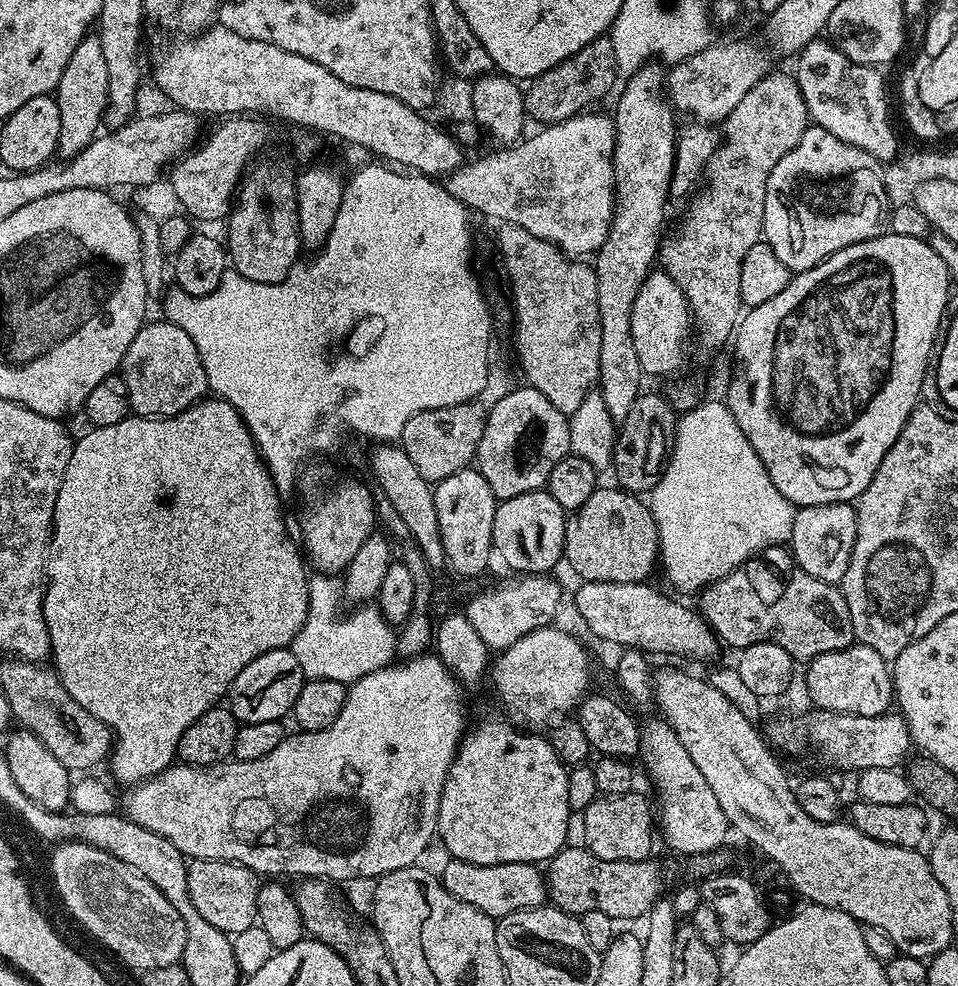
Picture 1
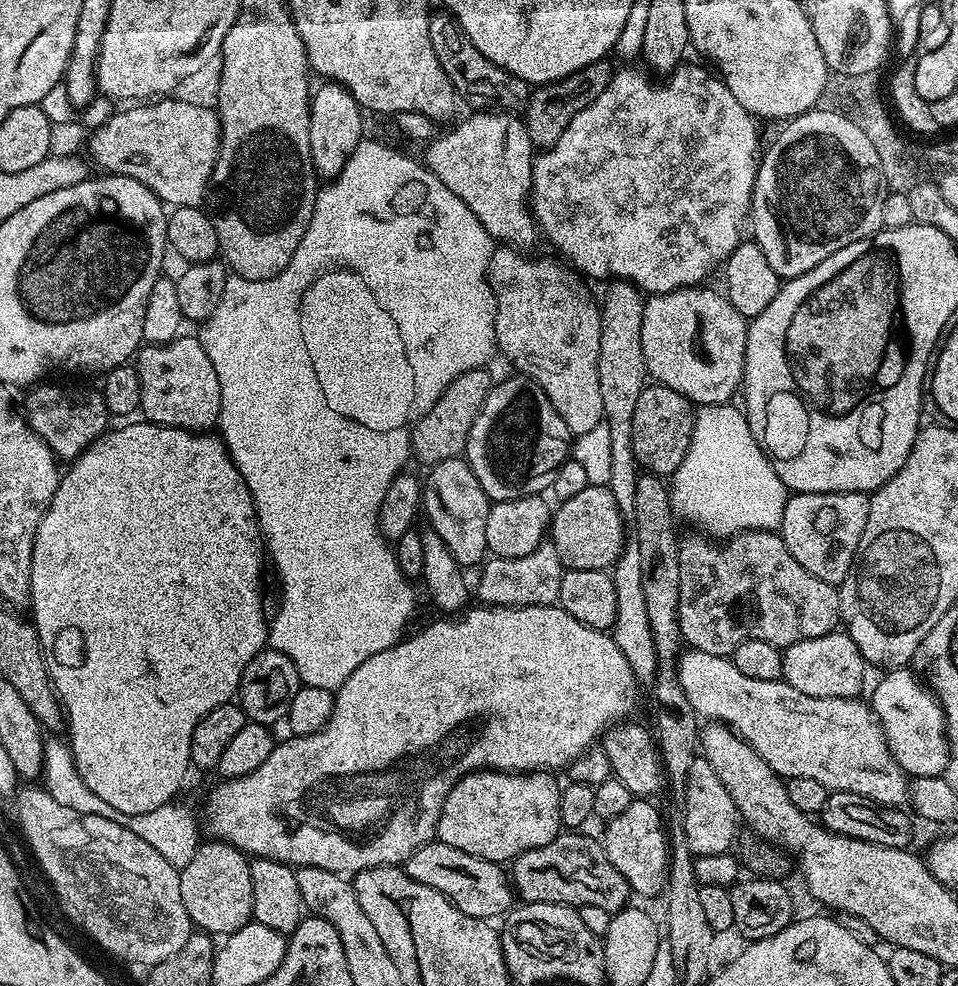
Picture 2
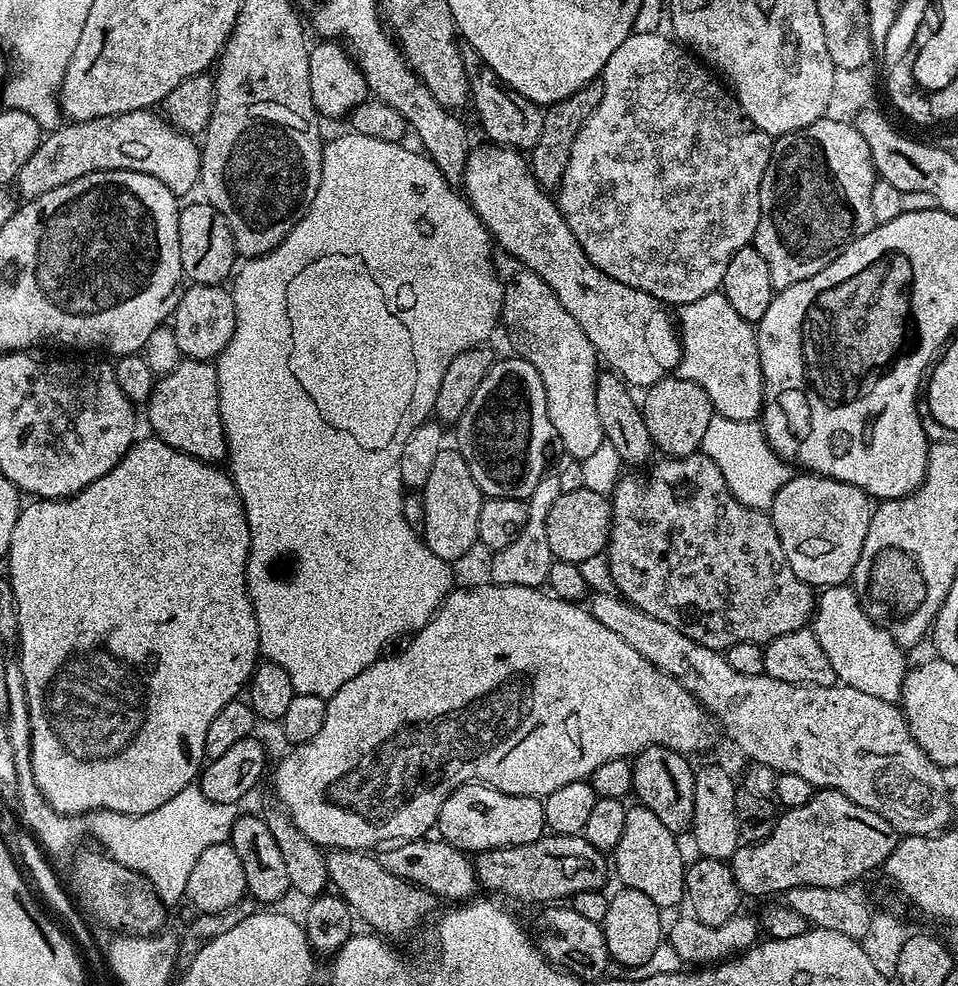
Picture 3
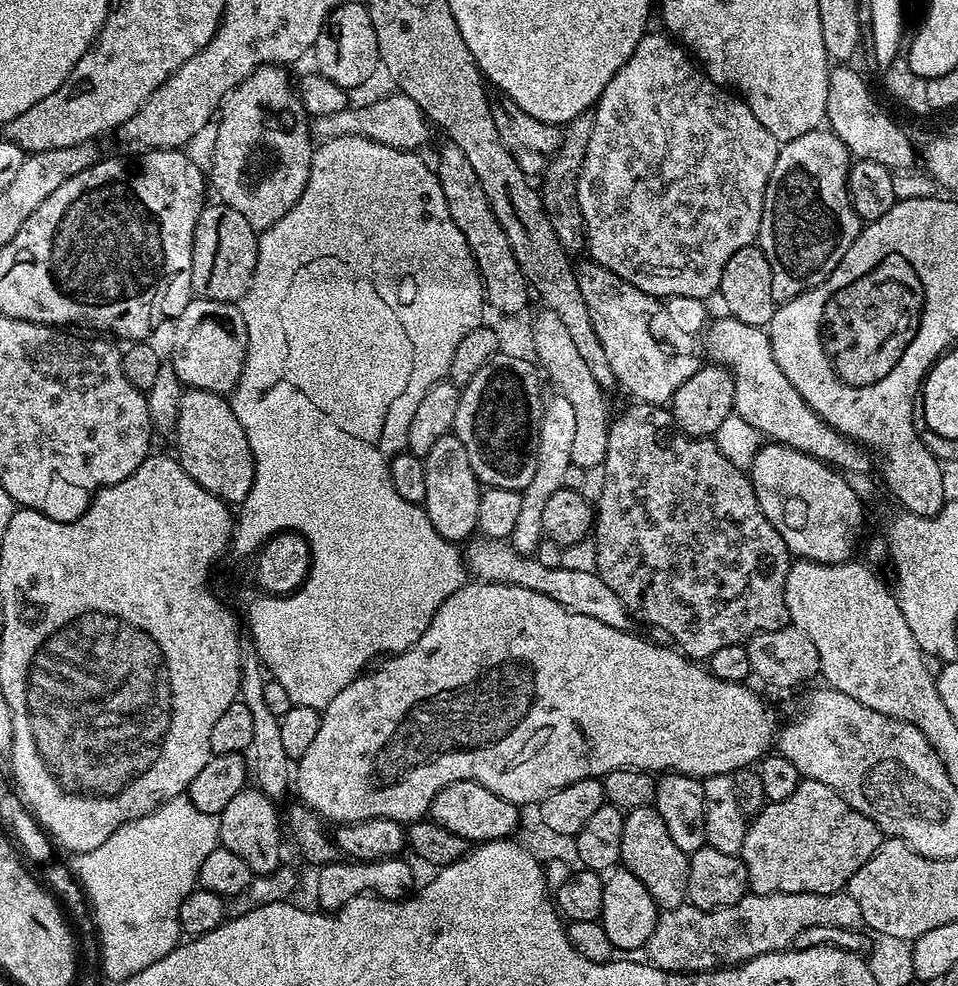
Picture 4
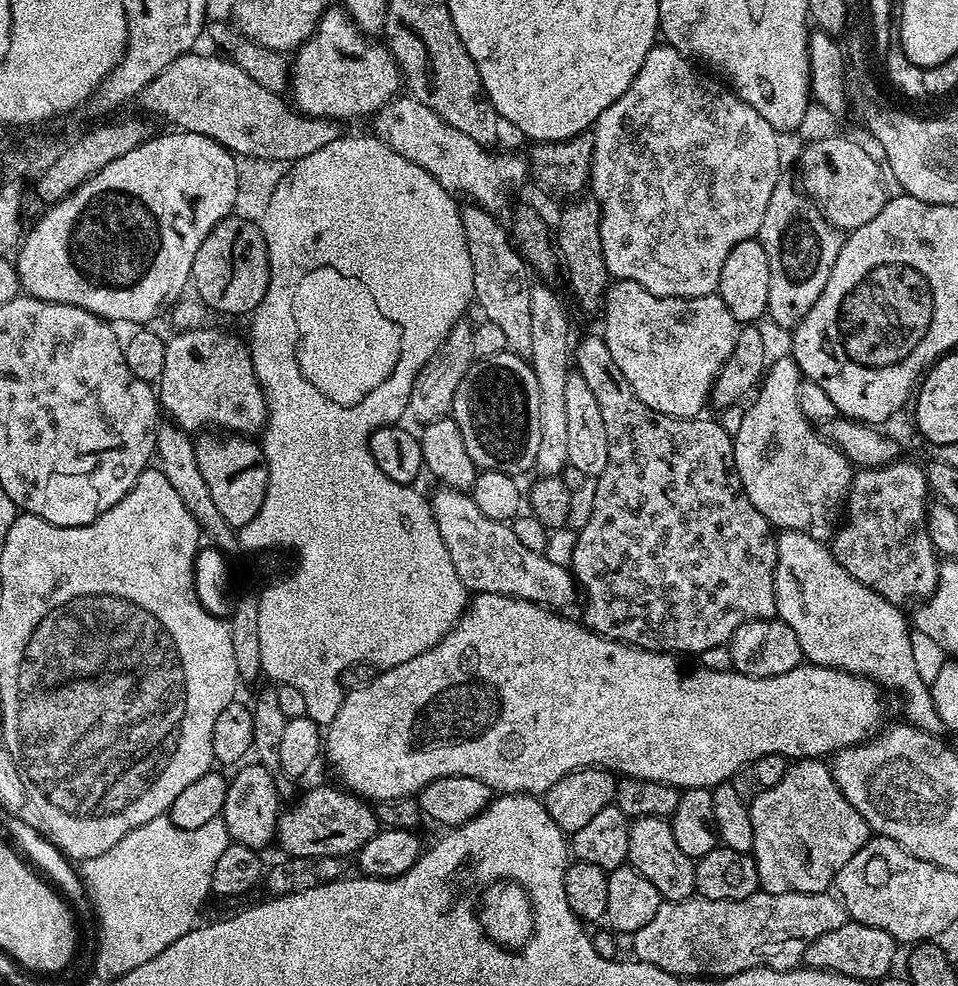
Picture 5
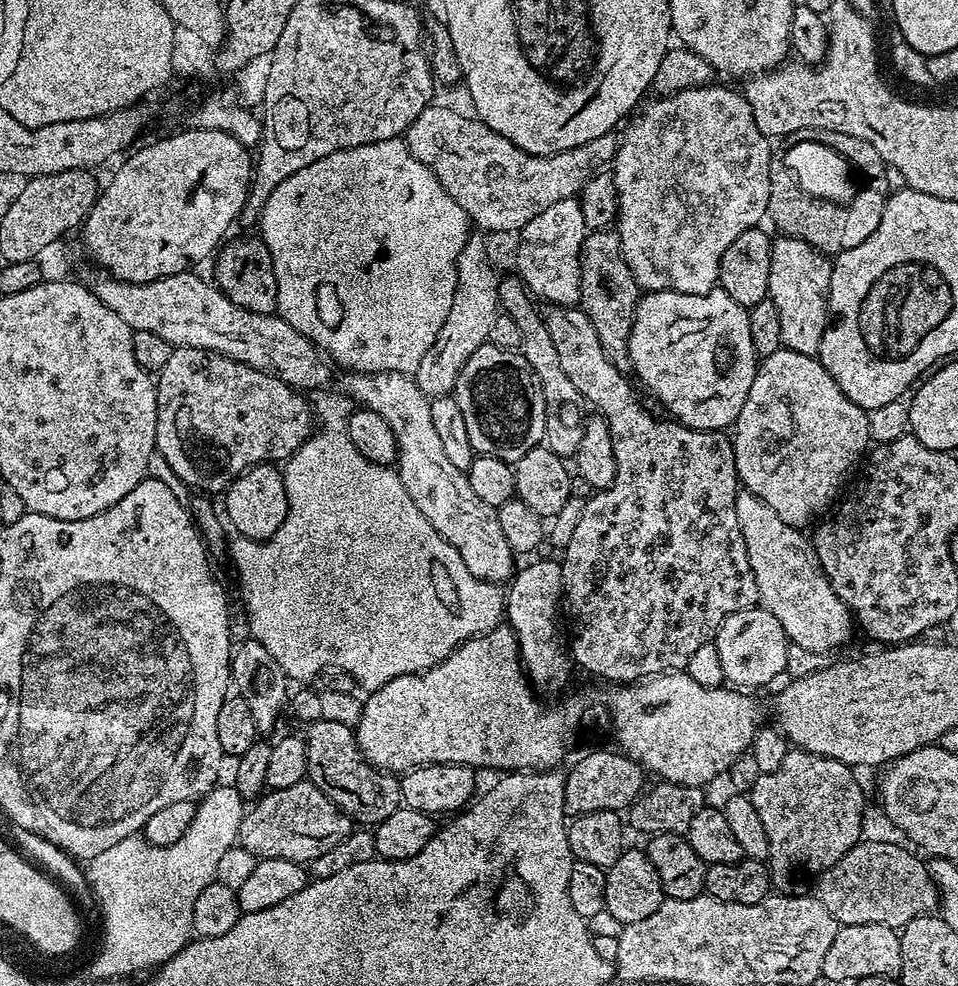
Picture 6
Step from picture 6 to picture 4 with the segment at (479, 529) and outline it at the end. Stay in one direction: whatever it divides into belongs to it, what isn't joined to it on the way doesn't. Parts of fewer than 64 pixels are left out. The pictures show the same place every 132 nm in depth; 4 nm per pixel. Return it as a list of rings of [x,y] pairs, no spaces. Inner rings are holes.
[[[476,538],[467,545],[466,564],[473,577],[490,584],[513,584],[522,586],[526,590],[534,590],[538,594],[546,594],[546,598],[554,598],[566,610],[574,614],[586,614],[586,618],[598,618],[598,622],[606,622],[606,626],[614,626],[614,630],[629,631],[634,624],[633,617],[628,608],[602,582],[602,578],[594,570],[588,572],[584,568],[551,568],[542,566],[542,562],[536,560],[535,555],[523,556],[518,550],[514,550],[511,543],[502,540],[490,540],[487,538]]]

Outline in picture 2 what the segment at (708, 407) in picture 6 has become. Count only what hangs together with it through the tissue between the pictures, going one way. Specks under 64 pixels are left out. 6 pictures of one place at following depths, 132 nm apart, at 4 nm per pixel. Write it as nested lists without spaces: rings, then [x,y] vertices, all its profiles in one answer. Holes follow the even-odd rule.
[[[476,110],[448,133],[437,135],[422,155],[424,167],[458,194],[493,241],[517,250],[532,250],[542,233],[532,217],[532,161],[534,145],[519,115]]]

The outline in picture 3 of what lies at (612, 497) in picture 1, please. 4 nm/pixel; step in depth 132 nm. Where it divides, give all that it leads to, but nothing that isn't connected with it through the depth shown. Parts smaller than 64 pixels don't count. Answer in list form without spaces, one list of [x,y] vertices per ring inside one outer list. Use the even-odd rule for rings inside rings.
[[[582,487],[578,490],[569,493],[561,493],[558,502],[554,502],[554,506],[550,506],[550,514],[546,514],[546,539],[550,541],[550,550],[556,560],[562,562],[570,562],[571,564],[578,564],[581,566],[587,565],[587,560],[592,560],[596,555],[603,553],[608,547],[608,539],[610,538],[610,530],[612,529],[612,502],[607,495],[602,493],[595,493],[592,490]]]

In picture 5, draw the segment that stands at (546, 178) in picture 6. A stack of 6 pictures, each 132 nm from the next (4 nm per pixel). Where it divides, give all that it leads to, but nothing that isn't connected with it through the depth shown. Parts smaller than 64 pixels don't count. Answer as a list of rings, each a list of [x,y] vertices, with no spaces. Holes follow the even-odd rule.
[[[411,94],[397,95],[396,99],[385,106],[382,111],[376,113],[371,117],[370,125],[372,124],[371,131],[378,137],[383,144],[390,146],[390,150],[394,150],[398,154],[402,154],[402,158],[406,158],[406,162],[414,162],[414,166],[422,166],[422,170],[426,170],[426,174],[430,174],[441,184],[444,189],[450,193],[455,194],[457,197],[463,198],[465,201],[471,202],[479,207],[485,208],[487,212],[493,214],[500,214],[500,211],[507,206],[512,200],[512,188],[520,188],[524,184],[524,179],[527,181],[530,176],[530,165],[523,155],[511,156],[508,152],[492,152],[496,150],[489,150],[485,145],[474,142],[474,138],[468,137],[466,134],[462,134],[462,130],[454,130],[454,126],[450,126],[446,121],[440,117],[434,110],[430,110],[430,106],[422,106],[422,102],[418,102]]]

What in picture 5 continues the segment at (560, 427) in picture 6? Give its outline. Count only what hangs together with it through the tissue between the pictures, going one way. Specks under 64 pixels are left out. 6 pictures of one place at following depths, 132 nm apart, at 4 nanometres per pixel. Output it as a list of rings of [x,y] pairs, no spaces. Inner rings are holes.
[[[471,202],[460,209],[462,228],[466,234],[466,250],[470,250],[470,266],[474,270],[475,303],[480,304],[483,319],[494,322],[506,334],[509,349],[525,358],[532,354],[530,334],[530,290],[533,281],[528,280],[530,269],[524,262],[515,243],[510,239],[507,227],[499,224],[497,217],[485,208]]]

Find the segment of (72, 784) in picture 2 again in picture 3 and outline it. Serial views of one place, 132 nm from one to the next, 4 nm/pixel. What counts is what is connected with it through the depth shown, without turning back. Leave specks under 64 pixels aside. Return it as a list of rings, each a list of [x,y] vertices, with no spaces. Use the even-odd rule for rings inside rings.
[[[9,662],[6,666],[6,694],[10,694],[6,723],[14,748],[14,766],[18,770],[15,803],[20,804],[19,822],[36,838],[43,851],[52,858],[64,856],[77,842],[78,836],[88,831],[112,859],[130,870],[141,872],[152,883],[165,905],[172,906],[179,900],[183,901],[186,881],[190,878],[190,870],[194,870],[194,862],[198,862],[199,856],[210,850],[210,846],[229,843],[238,815],[237,805],[210,802],[210,798],[206,798],[198,786],[189,786],[178,790],[170,802],[162,802],[158,810],[150,810],[150,814],[135,816],[105,808],[73,817],[55,812],[36,788],[32,773],[30,710],[26,702],[26,682],[19,663]]]

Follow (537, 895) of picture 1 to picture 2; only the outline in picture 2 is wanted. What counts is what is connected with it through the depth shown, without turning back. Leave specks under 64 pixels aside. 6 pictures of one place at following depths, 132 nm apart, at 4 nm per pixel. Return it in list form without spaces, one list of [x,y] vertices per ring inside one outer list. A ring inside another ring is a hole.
[[[439,842],[423,844],[414,850],[414,854],[410,854],[402,867],[407,876],[414,878],[414,882],[422,882],[422,886],[438,890],[451,904],[458,906],[462,914],[491,921],[492,916],[503,917],[513,907],[514,889],[509,873],[486,858],[474,858],[474,854],[466,854],[466,850],[454,850],[454,846]]]

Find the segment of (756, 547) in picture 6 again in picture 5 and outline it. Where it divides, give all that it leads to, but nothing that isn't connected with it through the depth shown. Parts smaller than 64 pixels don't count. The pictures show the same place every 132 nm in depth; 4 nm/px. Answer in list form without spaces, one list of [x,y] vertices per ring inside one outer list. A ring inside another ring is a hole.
[[[781,531],[776,538],[776,549],[778,550],[778,562],[776,563],[776,611],[779,619],[786,622],[786,626],[790,626],[790,630],[794,630],[794,634],[798,634],[798,646],[802,646],[804,651],[804,660],[810,664],[821,664],[827,668],[836,668],[839,672],[849,672],[852,676],[862,676],[865,680],[872,681],[873,684],[881,689],[889,688],[892,692],[900,695],[900,704],[904,707],[903,719],[911,724],[914,728],[919,728],[922,732],[930,732],[933,734],[941,731],[942,725],[938,718],[938,713],[934,708],[934,699],[931,698],[931,690],[929,685],[922,680],[918,674],[917,667],[914,666],[913,651],[911,650],[911,636],[909,621],[904,621],[904,616],[899,607],[890,602],[886,602],[886,598],[882,598],[874,590],[870,590],[866,586],[862,586],[862,582],[858,582],[858,578],[850,578],[850,574],[846,574],[846,570],[842,570],[842,566],[834,558],[831,547],[823,540],[816,540],[813,536],[807,536],[805,532]]]

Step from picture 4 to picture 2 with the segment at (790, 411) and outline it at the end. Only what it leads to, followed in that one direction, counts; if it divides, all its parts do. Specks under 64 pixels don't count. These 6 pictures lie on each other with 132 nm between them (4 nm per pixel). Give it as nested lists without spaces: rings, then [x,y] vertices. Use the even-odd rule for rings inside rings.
[[[693,286],[649,295],[642,314],[642,354],[647,375],[655,383],[684,395],[696,406],[729,403],[741,387],[746,362],[749,321],[734,310],[723,291],[715,292],[708,287]]]

